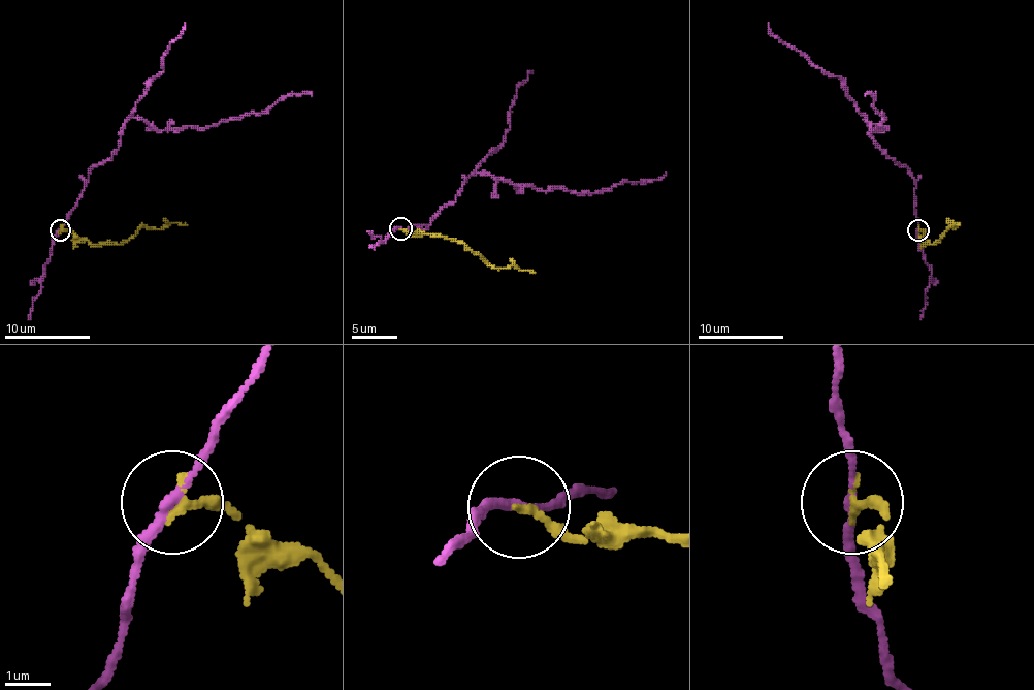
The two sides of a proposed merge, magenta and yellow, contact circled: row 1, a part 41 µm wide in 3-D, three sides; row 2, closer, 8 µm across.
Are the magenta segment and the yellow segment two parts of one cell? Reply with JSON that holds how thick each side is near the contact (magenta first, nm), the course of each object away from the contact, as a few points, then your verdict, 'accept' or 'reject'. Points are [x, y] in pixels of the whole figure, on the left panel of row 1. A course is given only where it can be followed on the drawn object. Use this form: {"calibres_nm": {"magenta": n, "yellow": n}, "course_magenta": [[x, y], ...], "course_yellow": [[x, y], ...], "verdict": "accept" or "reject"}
{"calibres_nm": {"magenta": 190, "yellow": 240}, "course_magenta": [[60, 229], [131, 118], [159, 130], [204, 128], [288, 96], [312, 96]], "course_yellow": [[60, 229], [71, 231], [93, 244], [119, 244], [144, 227], [167, 227], [172, 222], [187, 224]], "verdict": "reject"}

